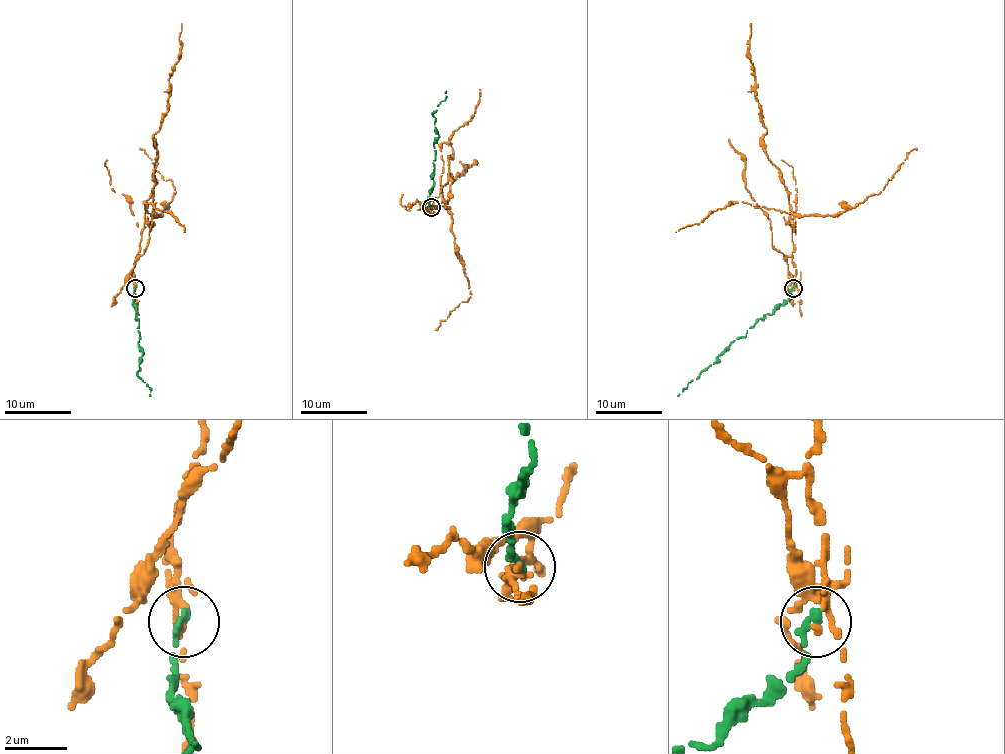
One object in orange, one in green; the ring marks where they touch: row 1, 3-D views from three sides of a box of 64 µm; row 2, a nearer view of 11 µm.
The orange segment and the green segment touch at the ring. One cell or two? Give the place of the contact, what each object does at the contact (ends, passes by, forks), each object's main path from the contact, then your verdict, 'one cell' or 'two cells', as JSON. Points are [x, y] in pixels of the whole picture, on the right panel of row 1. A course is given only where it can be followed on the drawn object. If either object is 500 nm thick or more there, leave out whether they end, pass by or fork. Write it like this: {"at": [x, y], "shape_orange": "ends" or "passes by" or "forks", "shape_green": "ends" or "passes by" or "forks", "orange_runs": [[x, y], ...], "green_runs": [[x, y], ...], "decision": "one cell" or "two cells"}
{"at": [793, 288], "shape_orange": "passes by", "shape_green": "ends", "orange_runs": [[794, 288], [791, 204], [762, 139], [767, 129], [754, 91], [750, 24]], "green_runs": [[794, 288], [771, 315], [767, 313], [744, 337], [739, 337], [727, 347], [677, 395]], "decision": "two cells"}

